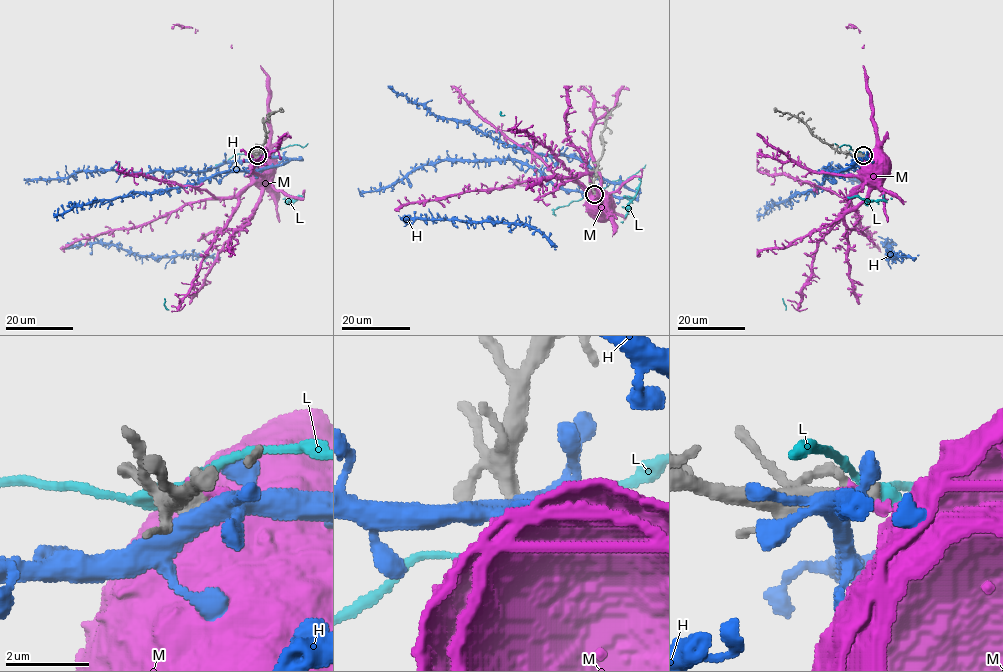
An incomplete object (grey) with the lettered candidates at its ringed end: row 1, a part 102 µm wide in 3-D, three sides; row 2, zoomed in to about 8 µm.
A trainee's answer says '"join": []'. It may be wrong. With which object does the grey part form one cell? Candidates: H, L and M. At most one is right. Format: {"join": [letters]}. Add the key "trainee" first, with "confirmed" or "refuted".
{"trainee": "confirmed", "join": []}

